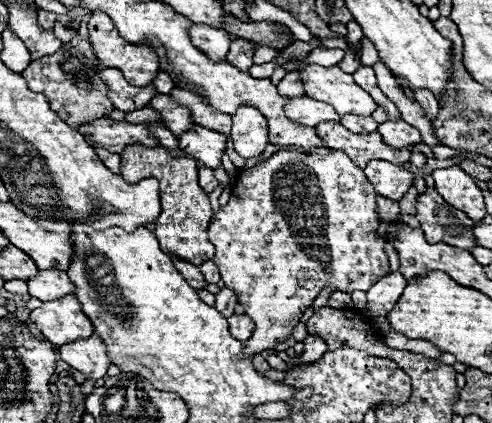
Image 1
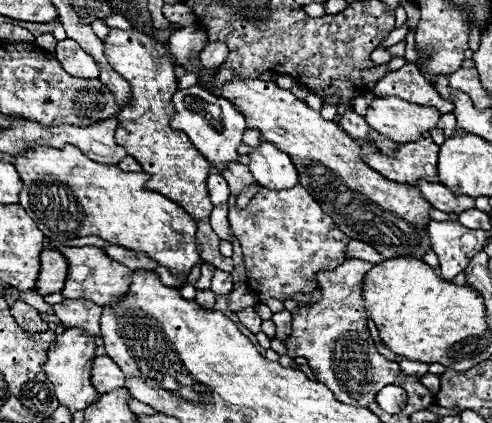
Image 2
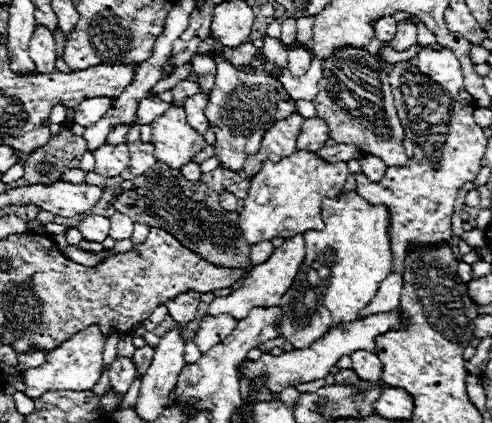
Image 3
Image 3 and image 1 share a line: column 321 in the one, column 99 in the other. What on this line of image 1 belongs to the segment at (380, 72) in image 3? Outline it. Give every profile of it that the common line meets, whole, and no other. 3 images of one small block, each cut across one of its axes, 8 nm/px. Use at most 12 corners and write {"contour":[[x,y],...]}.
{"contour":[[78,34],[32,60],[28,86],[72,128],[114,110]]}

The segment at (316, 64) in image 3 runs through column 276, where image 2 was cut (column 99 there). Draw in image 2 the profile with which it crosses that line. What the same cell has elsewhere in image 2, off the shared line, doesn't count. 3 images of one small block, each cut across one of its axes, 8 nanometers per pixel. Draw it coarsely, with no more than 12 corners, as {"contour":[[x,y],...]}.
{"contour":[[66,38],[56,58],[74,78],[98,78],[100,70],[78,42]]}

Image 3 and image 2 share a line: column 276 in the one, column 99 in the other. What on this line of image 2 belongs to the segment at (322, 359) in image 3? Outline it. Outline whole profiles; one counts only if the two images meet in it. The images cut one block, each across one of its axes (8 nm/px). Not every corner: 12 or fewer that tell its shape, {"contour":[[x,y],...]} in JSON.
{"contour":[[108,356],[92,360],[98,394],[124,388],[122,370]]}

